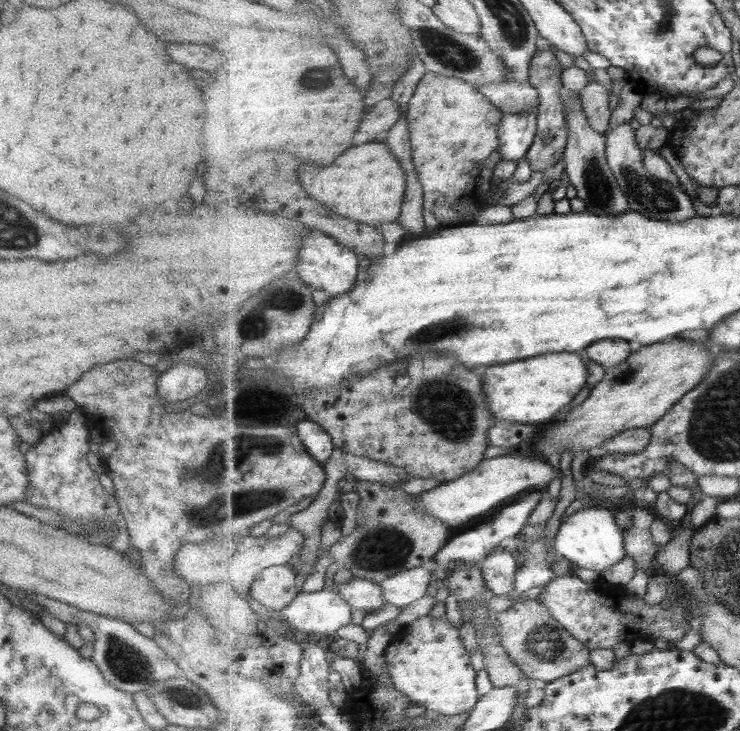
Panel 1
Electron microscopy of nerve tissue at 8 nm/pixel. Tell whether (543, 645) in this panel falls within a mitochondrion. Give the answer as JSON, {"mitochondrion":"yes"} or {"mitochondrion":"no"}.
{"mitochondrion":"yes"}

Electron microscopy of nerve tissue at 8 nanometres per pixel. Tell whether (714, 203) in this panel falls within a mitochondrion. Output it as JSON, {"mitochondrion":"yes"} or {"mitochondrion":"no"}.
{"mitochondrion":"no"}

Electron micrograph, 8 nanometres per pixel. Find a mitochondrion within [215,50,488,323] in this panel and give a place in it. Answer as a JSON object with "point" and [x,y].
{"point":[323,81]}

